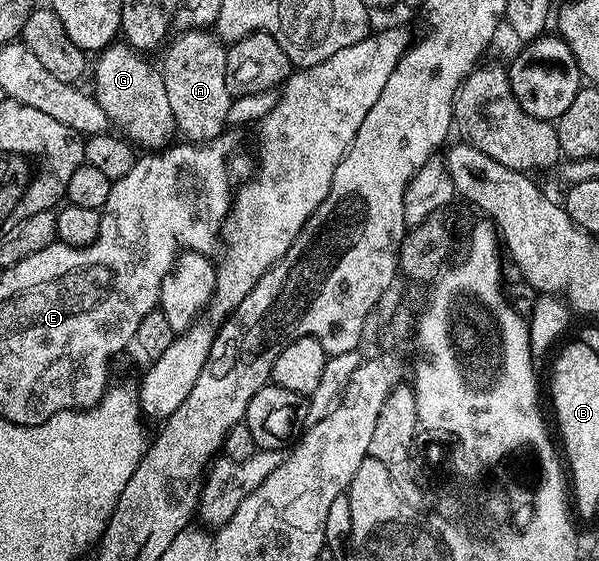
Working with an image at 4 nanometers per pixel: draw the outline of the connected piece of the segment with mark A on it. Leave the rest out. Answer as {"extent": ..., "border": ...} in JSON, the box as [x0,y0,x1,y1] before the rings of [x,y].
{"extent":[160,29,232,145],"border":[[[206,29],[184,31],[177,37],[179,39],[174,44],[171,42],[165,48],[165,51],[167,50],[166,56],[163,57],[162,63],[160,62],[160,70],[164,77],[164,90],[168,93],[168,101],[172,104],[174,126],[180,132],[181,138],[191,143],[205,145],[210,140],[219,138],[225,132],[222,130],[228,127],[232,102],[228,81],[226,80],[226,52],[228,47],[218,38],[217,34]]]}

